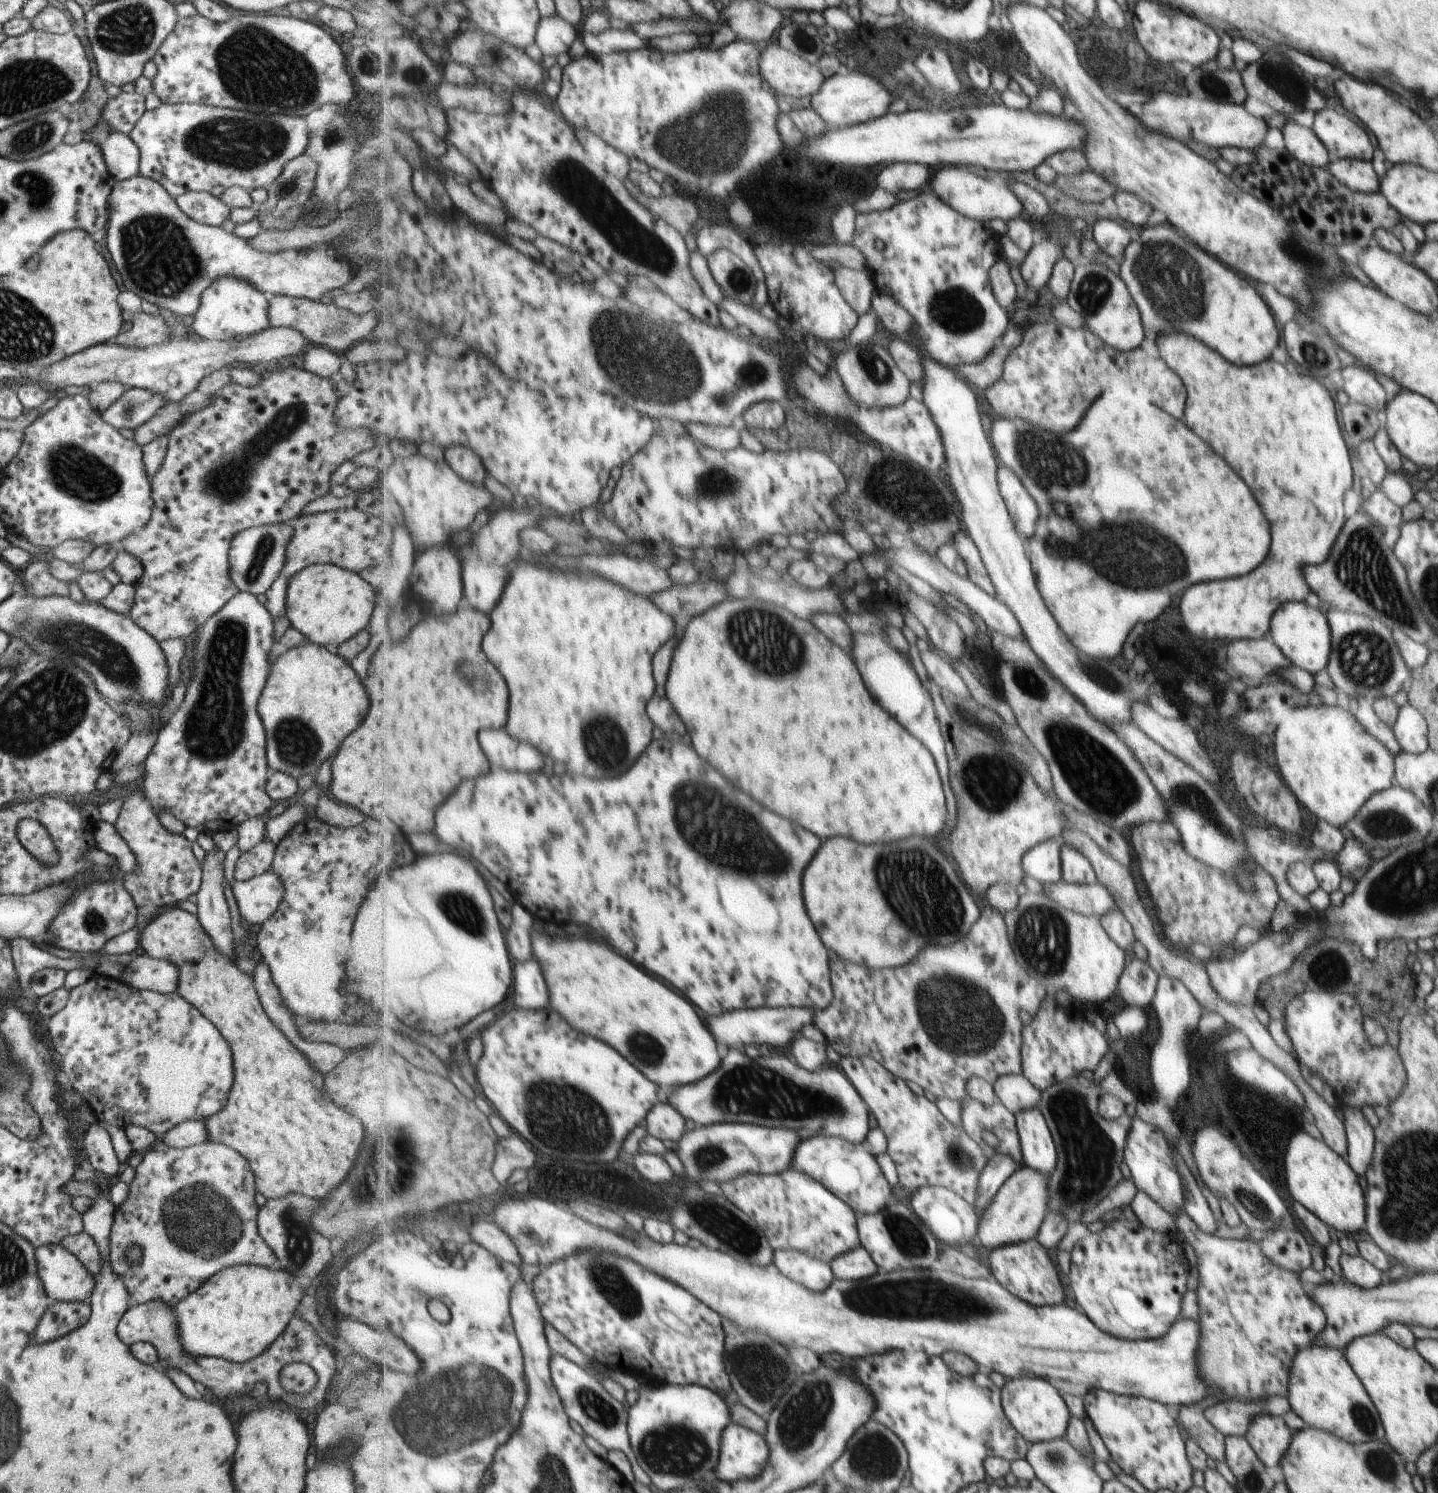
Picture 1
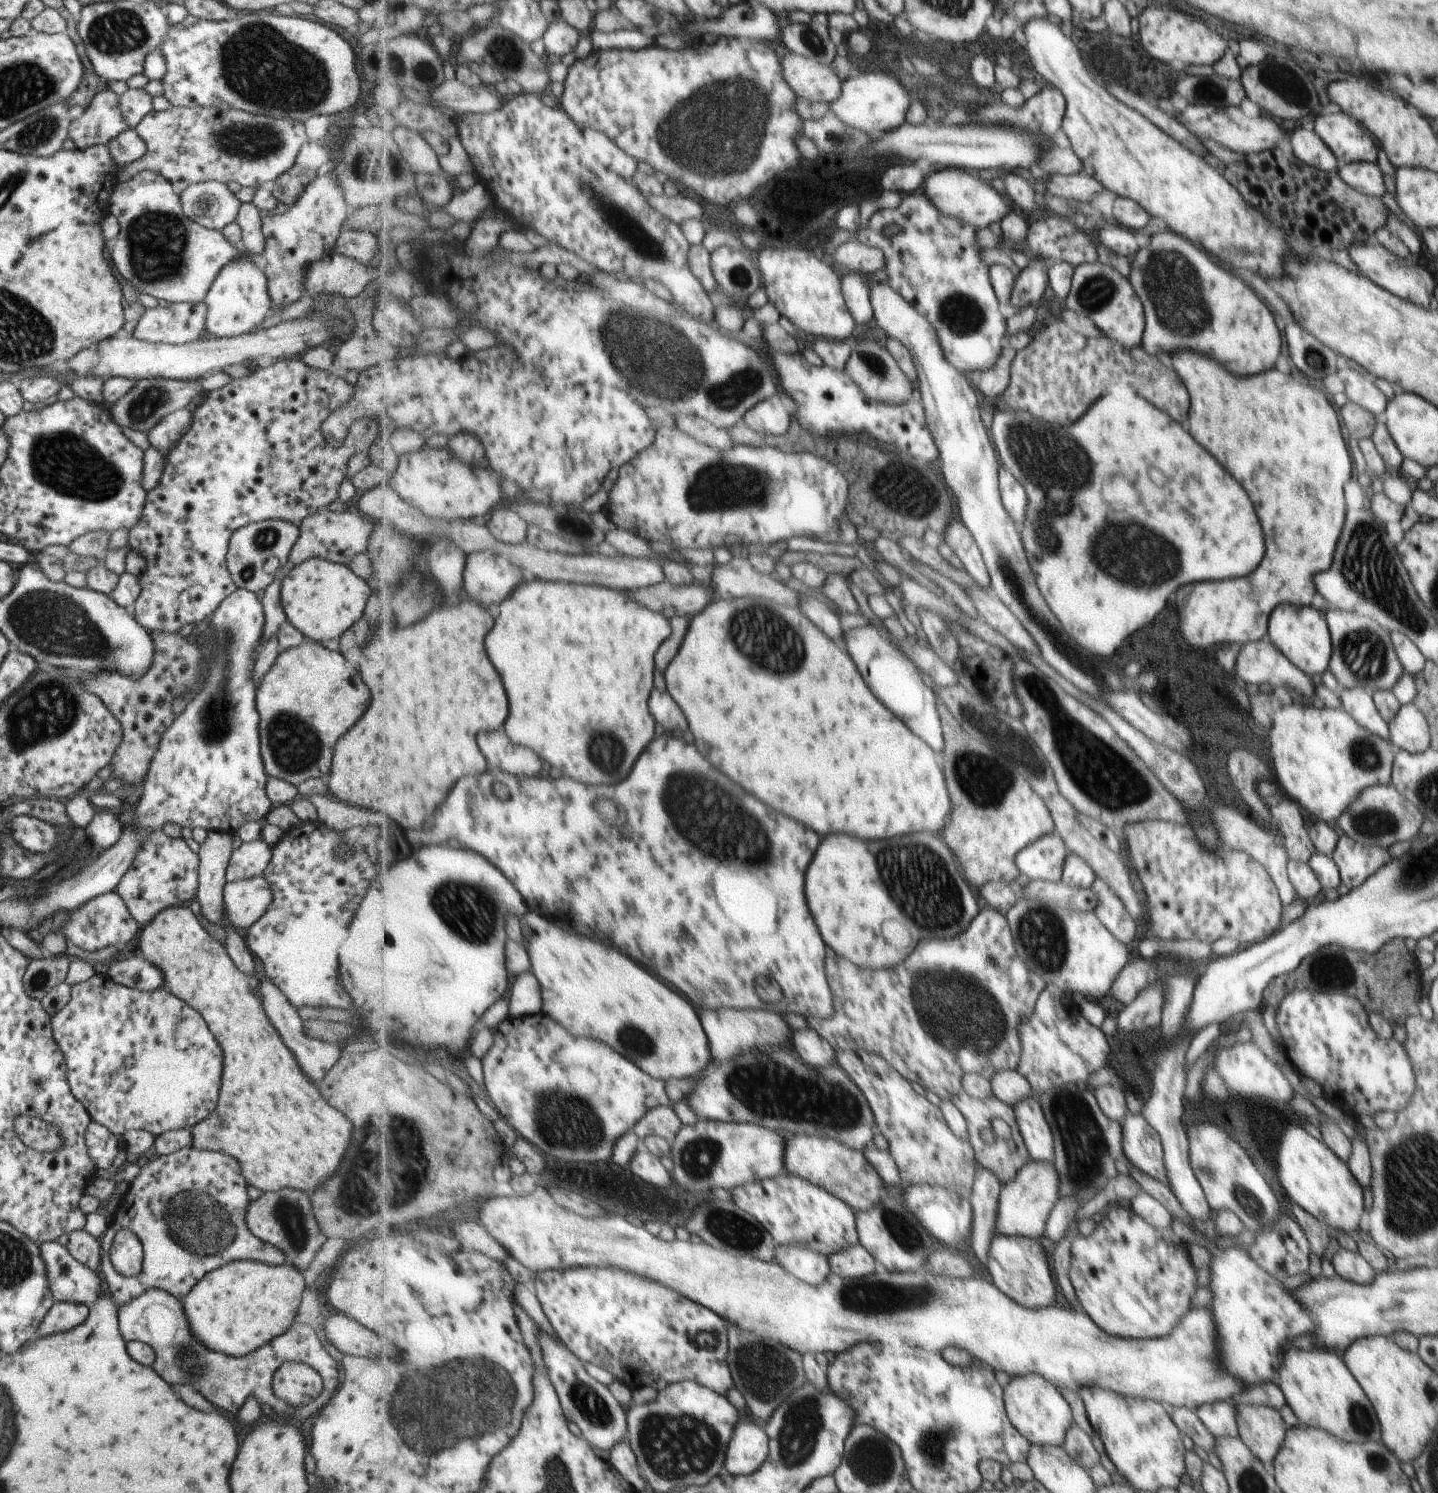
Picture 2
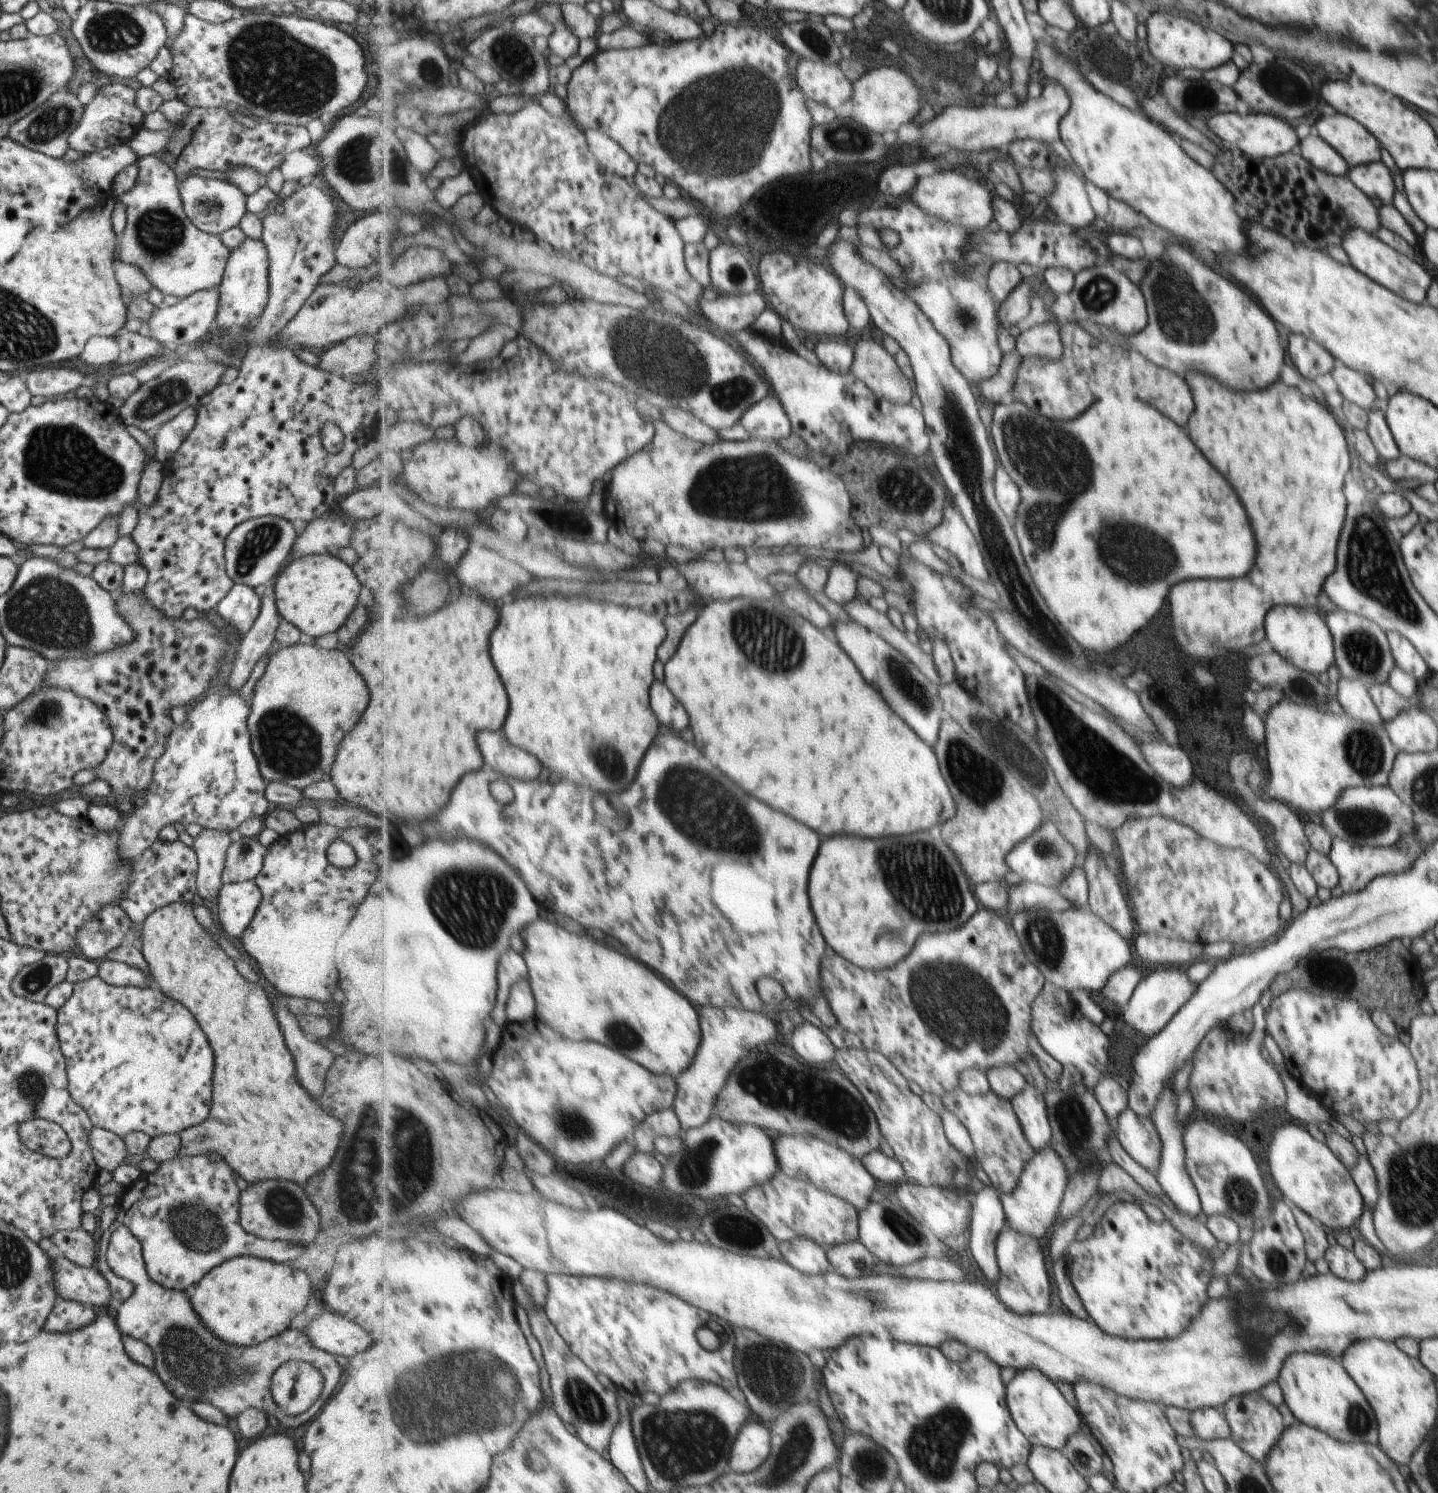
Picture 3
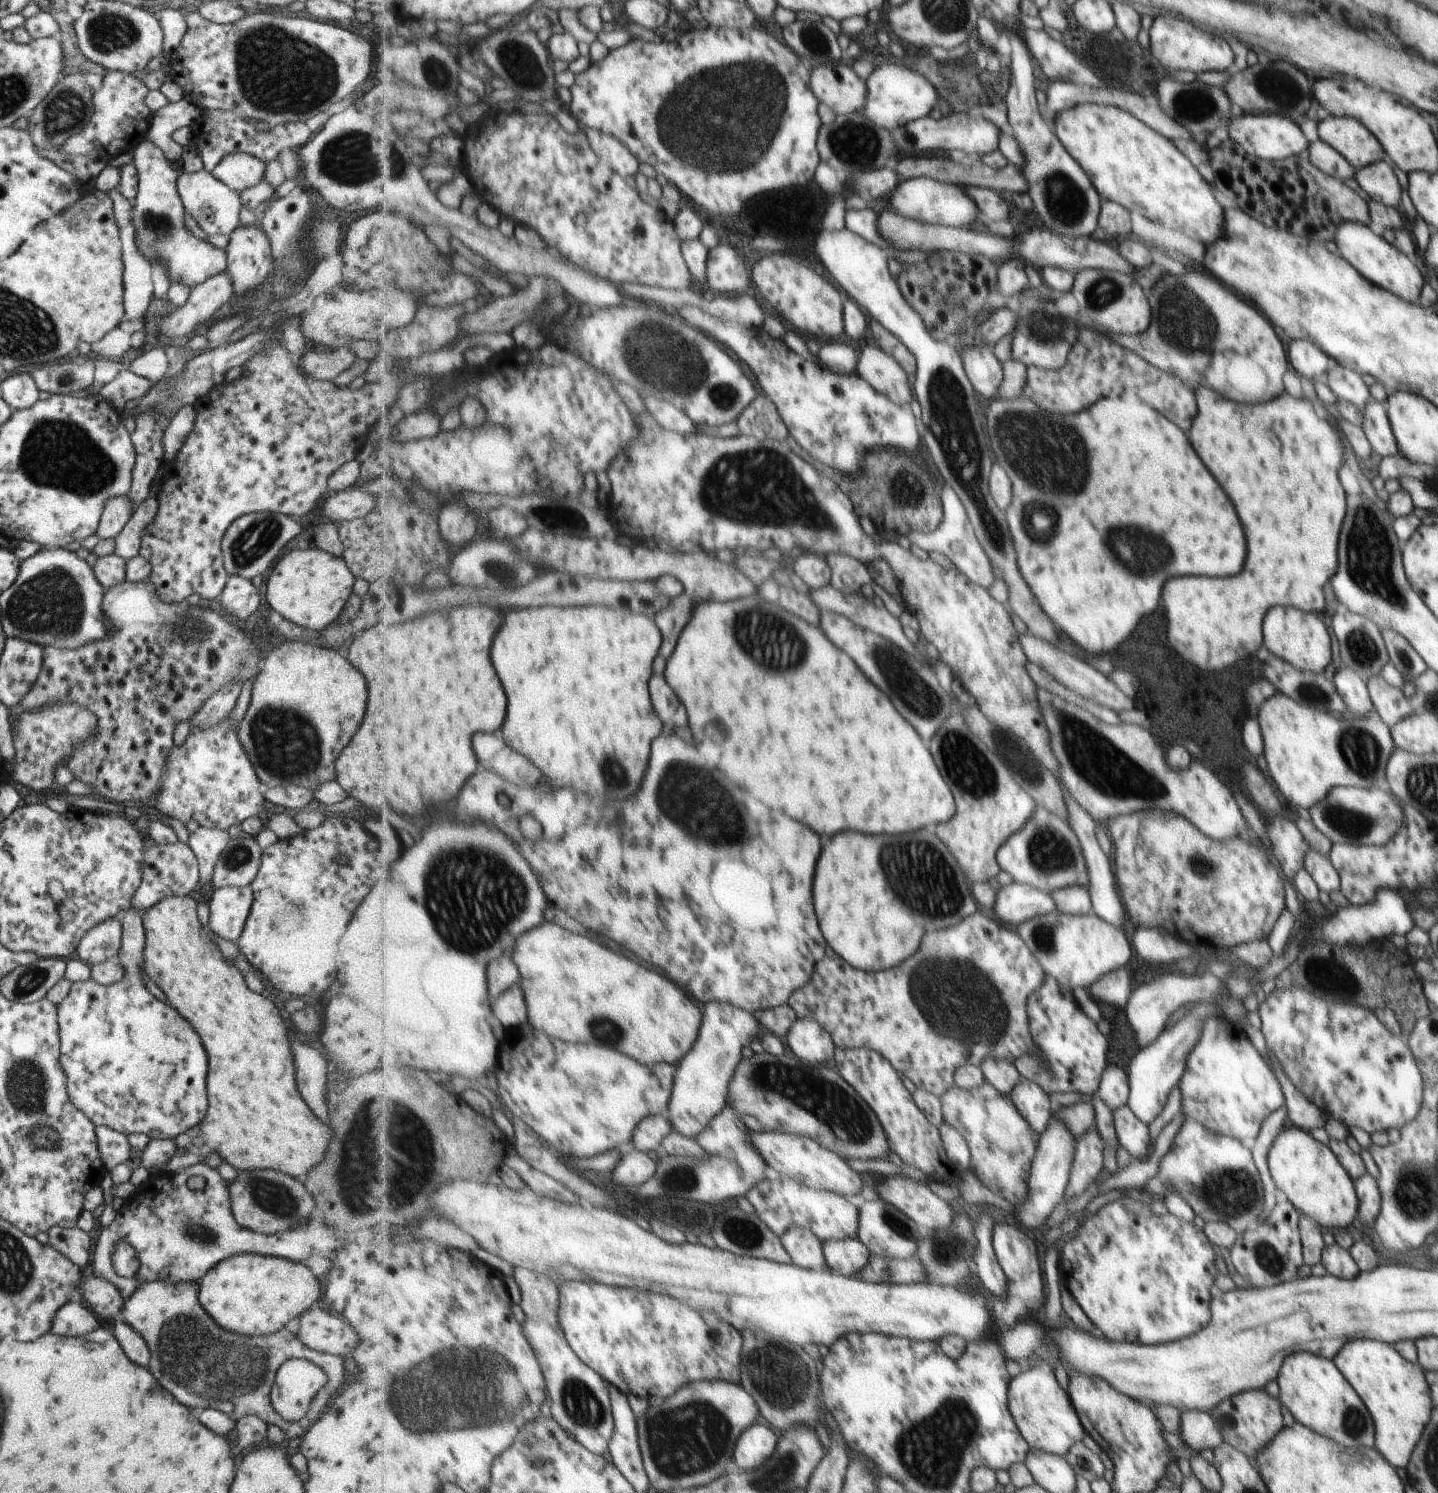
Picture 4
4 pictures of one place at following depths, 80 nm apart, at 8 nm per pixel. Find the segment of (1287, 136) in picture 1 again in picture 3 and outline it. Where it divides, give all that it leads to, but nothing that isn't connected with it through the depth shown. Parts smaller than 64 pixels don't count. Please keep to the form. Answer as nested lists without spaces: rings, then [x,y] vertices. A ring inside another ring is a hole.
[[[1307,135],[1299,140],[1297,148],[1300,155],[1319,170],[1336,177],[1342,177],[1349,170],[1344,158],[1318,136]]]

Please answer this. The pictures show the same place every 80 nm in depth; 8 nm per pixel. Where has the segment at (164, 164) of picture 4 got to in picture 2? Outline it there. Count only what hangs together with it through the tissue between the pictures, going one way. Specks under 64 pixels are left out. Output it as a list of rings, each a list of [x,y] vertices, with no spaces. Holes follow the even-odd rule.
[[[139,171],[125,182],[115,183],[107,210],[119,224],[111,252],[111,260],[117,272],[133,288],[137,288],[139,294],[149,294],[157,300],[194,305],[205,296],[219,269],[244,255],[241,248],[237,249],[226,242],[217,229],[206,229],[189,220],[181,209],[179,197],[171,183],[155,171]]]

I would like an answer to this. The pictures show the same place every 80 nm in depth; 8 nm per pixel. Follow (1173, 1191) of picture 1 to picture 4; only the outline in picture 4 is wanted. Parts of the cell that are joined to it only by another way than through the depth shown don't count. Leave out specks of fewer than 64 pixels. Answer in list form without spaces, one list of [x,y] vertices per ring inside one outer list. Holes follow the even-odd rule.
[[[1127,1105],[1112,1112],[1112,1121],[1117,1145],[1124,1148],[1133,1159],[1145,1156],[1149,1148],[1147,1124],[1141,1122]]]

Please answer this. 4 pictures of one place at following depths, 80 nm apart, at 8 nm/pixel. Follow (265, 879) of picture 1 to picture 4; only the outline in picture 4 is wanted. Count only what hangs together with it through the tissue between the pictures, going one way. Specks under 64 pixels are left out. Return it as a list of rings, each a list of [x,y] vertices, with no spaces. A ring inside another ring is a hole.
[[[249,886],[214,889],[206,902],[210,931],[219,939],[235,942],[243,930],[252,898]]]

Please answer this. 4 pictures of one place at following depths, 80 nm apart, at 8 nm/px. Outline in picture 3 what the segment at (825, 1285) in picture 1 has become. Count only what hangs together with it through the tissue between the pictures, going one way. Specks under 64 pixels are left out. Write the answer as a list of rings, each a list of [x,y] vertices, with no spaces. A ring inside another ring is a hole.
[[[797,1237],[780,1243],[783,1260],[808,1275],[818,1275],[832,1270],[827,1250],[813,1239]]]

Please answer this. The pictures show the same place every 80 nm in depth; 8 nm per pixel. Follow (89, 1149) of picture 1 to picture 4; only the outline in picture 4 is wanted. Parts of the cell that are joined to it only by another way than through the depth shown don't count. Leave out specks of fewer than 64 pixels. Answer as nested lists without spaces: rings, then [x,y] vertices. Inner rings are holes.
[[[103,1125],[94,1126],[94,1133],[99,1158],[106,1170],[129,1158],[130,1146],[126,1135]]]

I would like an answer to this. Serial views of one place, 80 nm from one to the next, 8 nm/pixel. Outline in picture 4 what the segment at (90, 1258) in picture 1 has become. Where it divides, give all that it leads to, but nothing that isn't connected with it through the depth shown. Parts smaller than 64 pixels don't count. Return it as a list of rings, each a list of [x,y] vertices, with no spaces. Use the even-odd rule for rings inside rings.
[[[52,1226],[46,1232],[47,1244],[67,1257],[79,1268],[86,1268],[87,1256],[89,1254],[89,1236],[77,1227],[63,1228]]]

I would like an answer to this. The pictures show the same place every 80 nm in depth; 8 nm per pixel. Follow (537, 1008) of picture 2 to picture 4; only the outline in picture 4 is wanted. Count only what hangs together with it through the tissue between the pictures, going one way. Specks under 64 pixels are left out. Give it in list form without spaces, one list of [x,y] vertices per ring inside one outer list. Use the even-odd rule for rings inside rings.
[[[517,984],[493,1001],[494,1017],[498,1018],[500,1024],[505,1028],[515,1028],[515,1026],[525,1026],[529,1022],[526,999],[522,992],[522,987]]]

